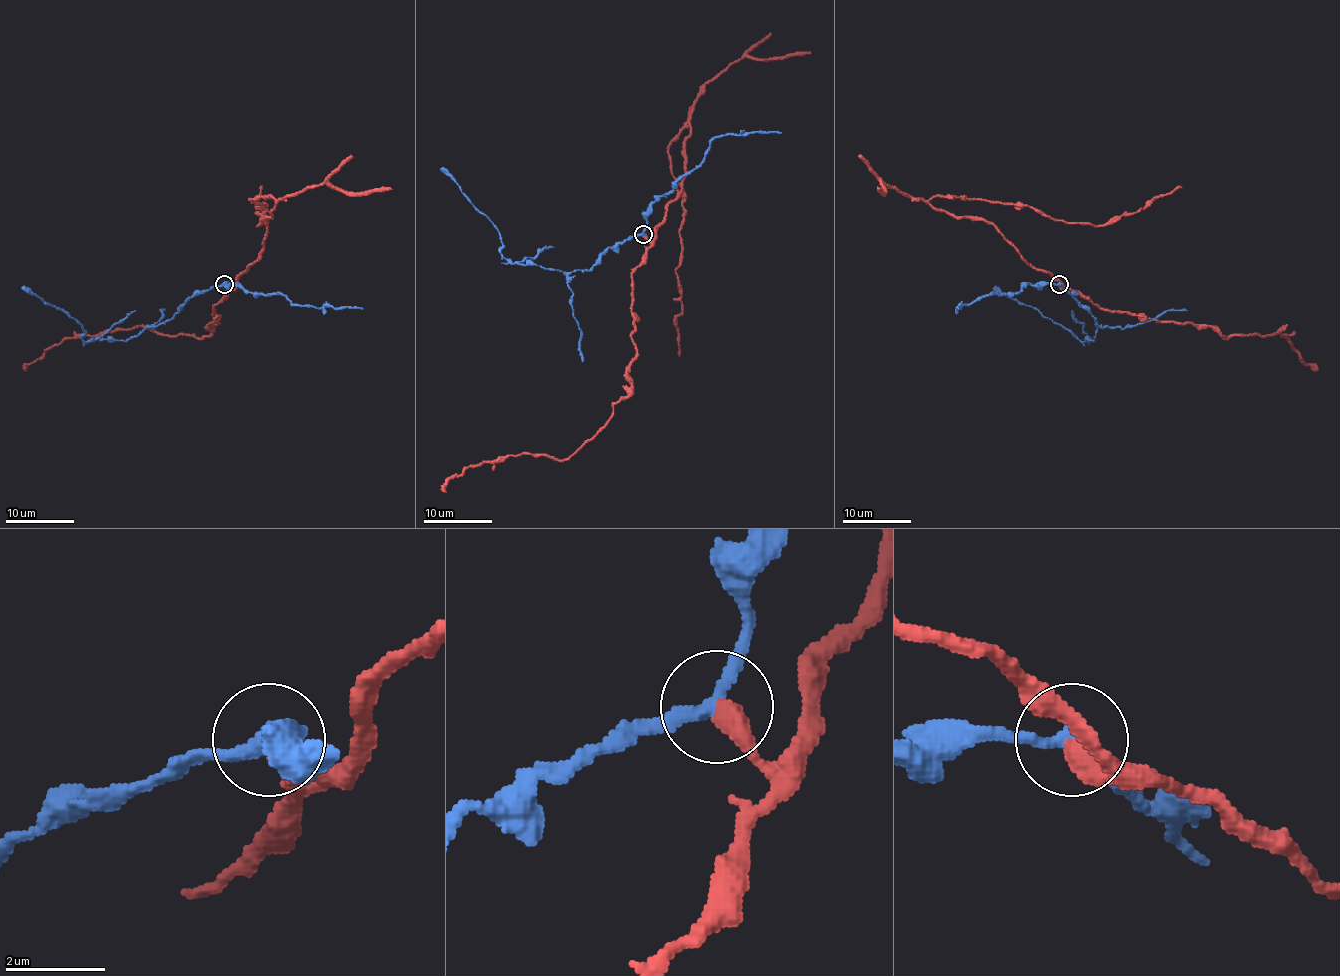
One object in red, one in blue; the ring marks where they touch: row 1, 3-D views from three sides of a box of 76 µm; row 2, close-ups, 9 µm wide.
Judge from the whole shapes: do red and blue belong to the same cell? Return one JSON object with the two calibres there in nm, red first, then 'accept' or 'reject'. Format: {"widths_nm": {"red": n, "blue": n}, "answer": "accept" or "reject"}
{"widths_nm": {"red": 480, "blue": 320}, "answer": "reject"}

